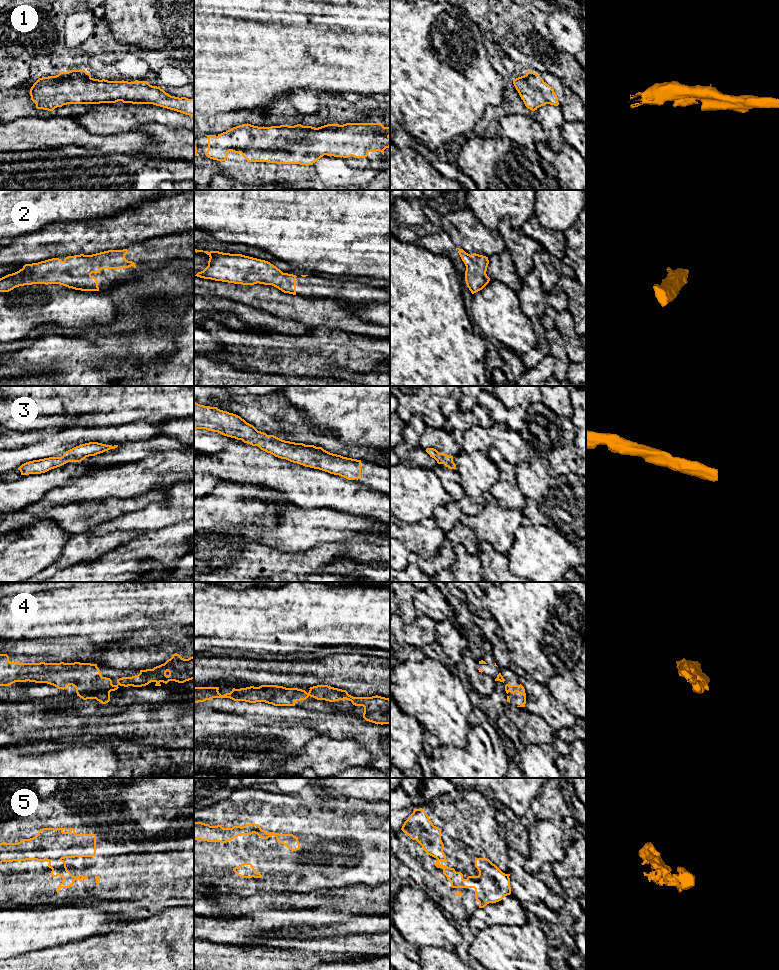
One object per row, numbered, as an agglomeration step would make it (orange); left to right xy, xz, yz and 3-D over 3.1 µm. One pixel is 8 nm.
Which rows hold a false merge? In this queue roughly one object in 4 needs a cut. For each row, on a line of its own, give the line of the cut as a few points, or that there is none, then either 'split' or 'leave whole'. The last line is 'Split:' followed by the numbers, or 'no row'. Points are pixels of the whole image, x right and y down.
1: cut none; leave whole
2: cut none; leave whole
3: cut none; leave whole
4: cut none; leave whole
5: cut none; leave whole
Split: no row

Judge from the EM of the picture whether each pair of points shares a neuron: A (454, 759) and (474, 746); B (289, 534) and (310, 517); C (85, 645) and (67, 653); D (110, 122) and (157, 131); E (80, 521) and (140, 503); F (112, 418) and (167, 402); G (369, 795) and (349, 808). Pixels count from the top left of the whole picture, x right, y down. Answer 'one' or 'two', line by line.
A: one
B: one
C: one
D: two
E: one
F: one
G: two

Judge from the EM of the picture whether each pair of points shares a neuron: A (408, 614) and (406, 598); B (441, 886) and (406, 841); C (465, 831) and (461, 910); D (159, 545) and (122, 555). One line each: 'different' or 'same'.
A: same
B: same
C: same
D: same

